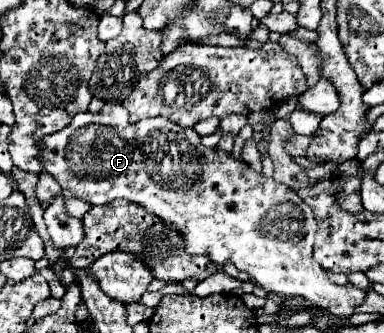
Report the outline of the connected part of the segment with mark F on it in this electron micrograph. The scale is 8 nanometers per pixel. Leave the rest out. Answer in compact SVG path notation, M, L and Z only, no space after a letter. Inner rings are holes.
M104 104L104 108L98 112L98 114L92 114L92 112L78 112L72 120L70 120L70 126L66 126L66 130L60 130L58 134L48 134L44 138L44 146L42 146L42 170L52 174L56 178L56 182L62 186L62 190L70 190L76 198L92 204L92 206L102 206L102 204L108 204L116 198L122 198L122 200L128 200L128 202L136 202L140 204L142 208L146 208L150 214L154 214L156 218L160 218L166 226L178 230L186 242L186 252L192 254L192 256L208 256L216 266L222 266L224 262L230 262L250 274L250 278L260 286L264 288L266 292L274 292L274 294L280 294L280 296L302 296L306 300L310 300L312 304L336 314L336 316L352 316L354 314L354 308L364 300L364 292L352 284L344 284L344 286L338 286L338 284L332 284L326 276L326 270L322 266L318 266L318 262L314 262L314 256L312 256L312 244L314 244L314 234L316 234L316 220L314 220L314 212L310 210L310 206L306 206L306 202L302 202L302 198L290 190L286 184L278 184L274 182L274 178L266 178L262 172L254 170L250 164L246 164L244 160L240 158L232 158L230 152L224 152L224 150L216 150L216 148L208 148L208 154L206 152L200 152L198 146L202 146L200 142L200 134L190 128L182 128L174 122L170 122L168 118L144 118L144 120L138 120L136 124L130 122L130 114L128 110L122 106L122 104Z

